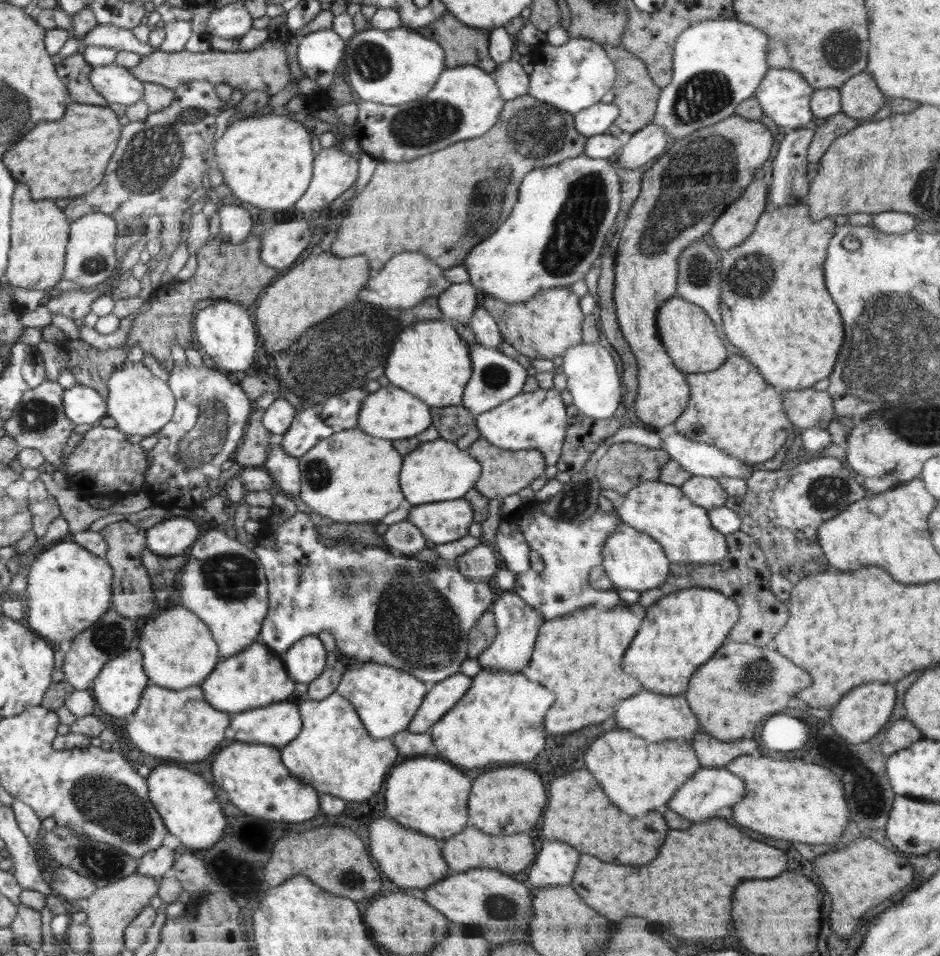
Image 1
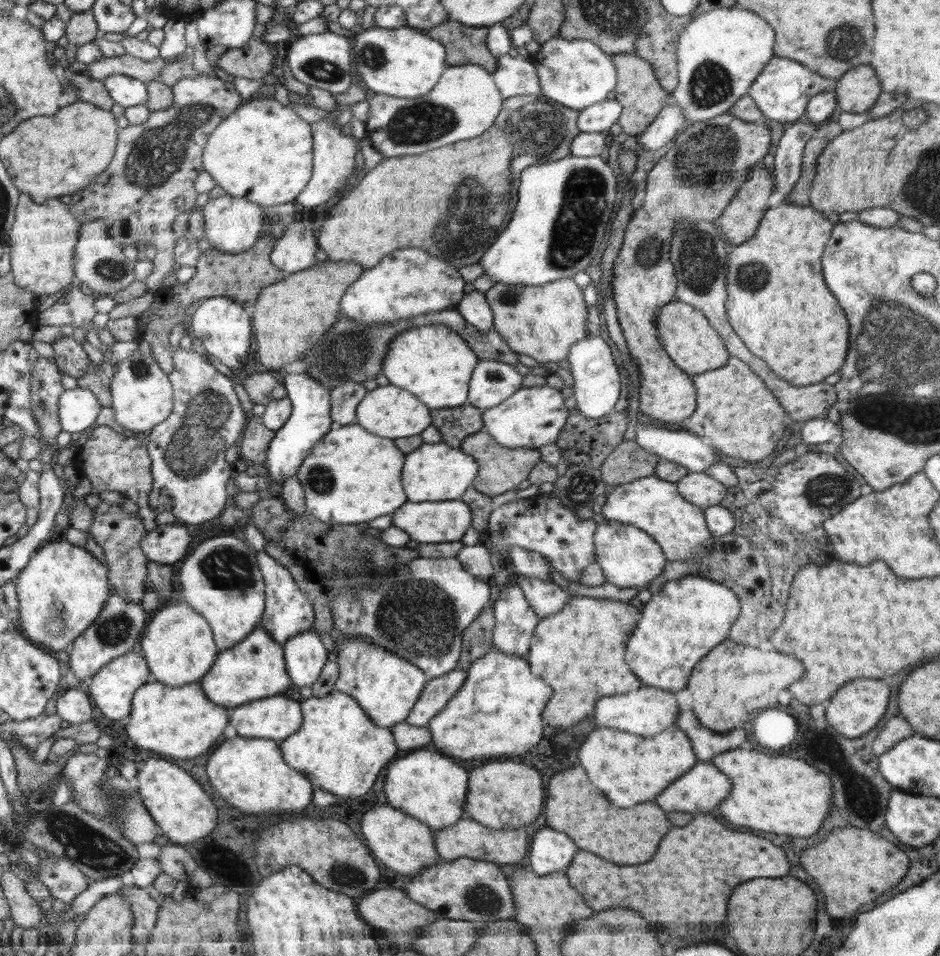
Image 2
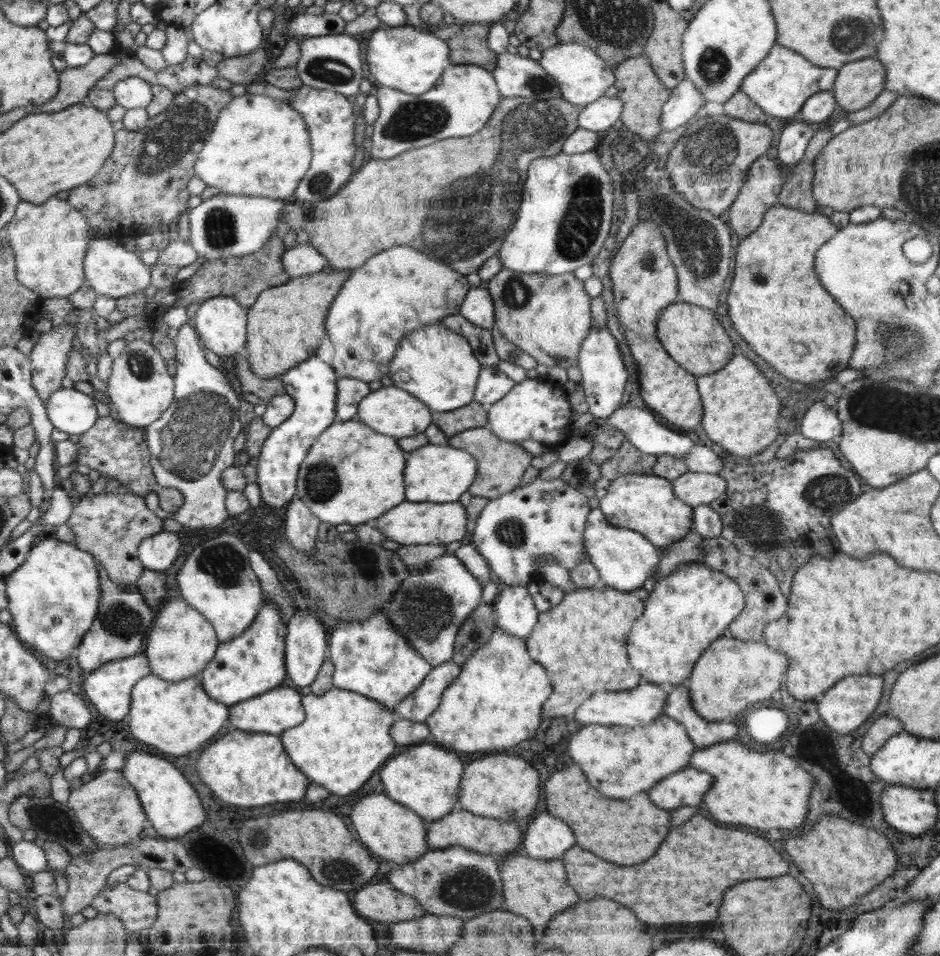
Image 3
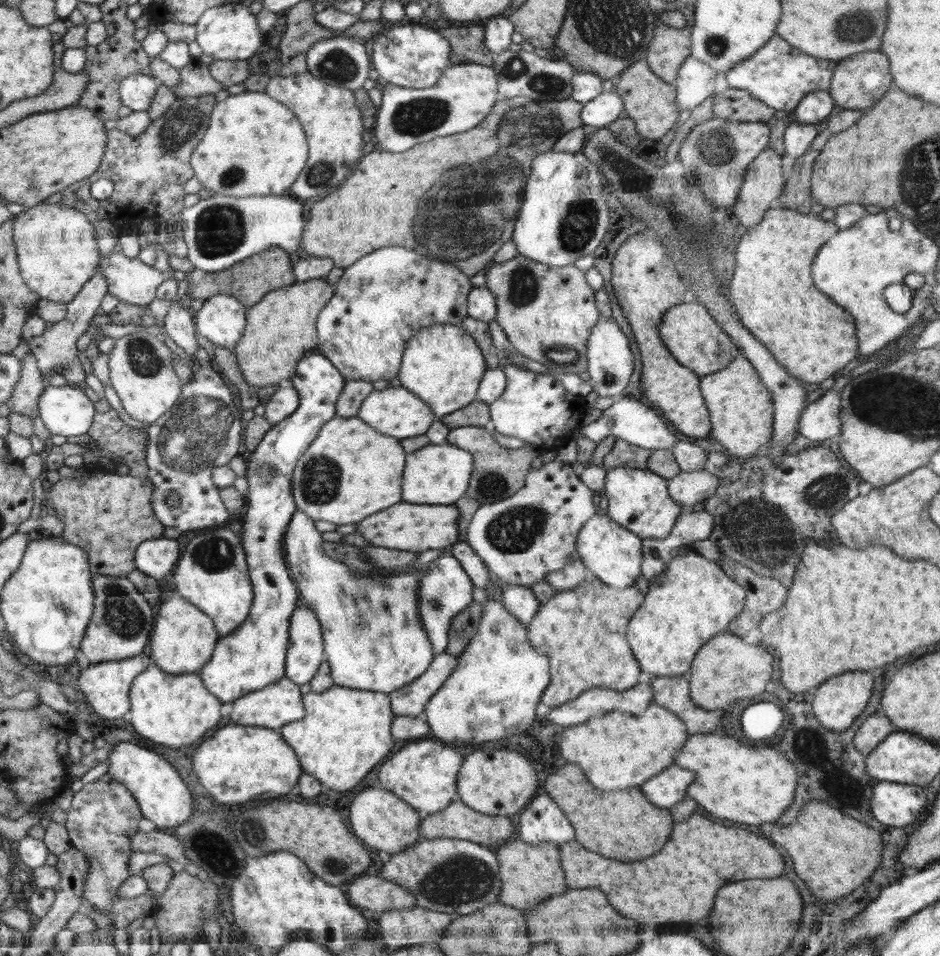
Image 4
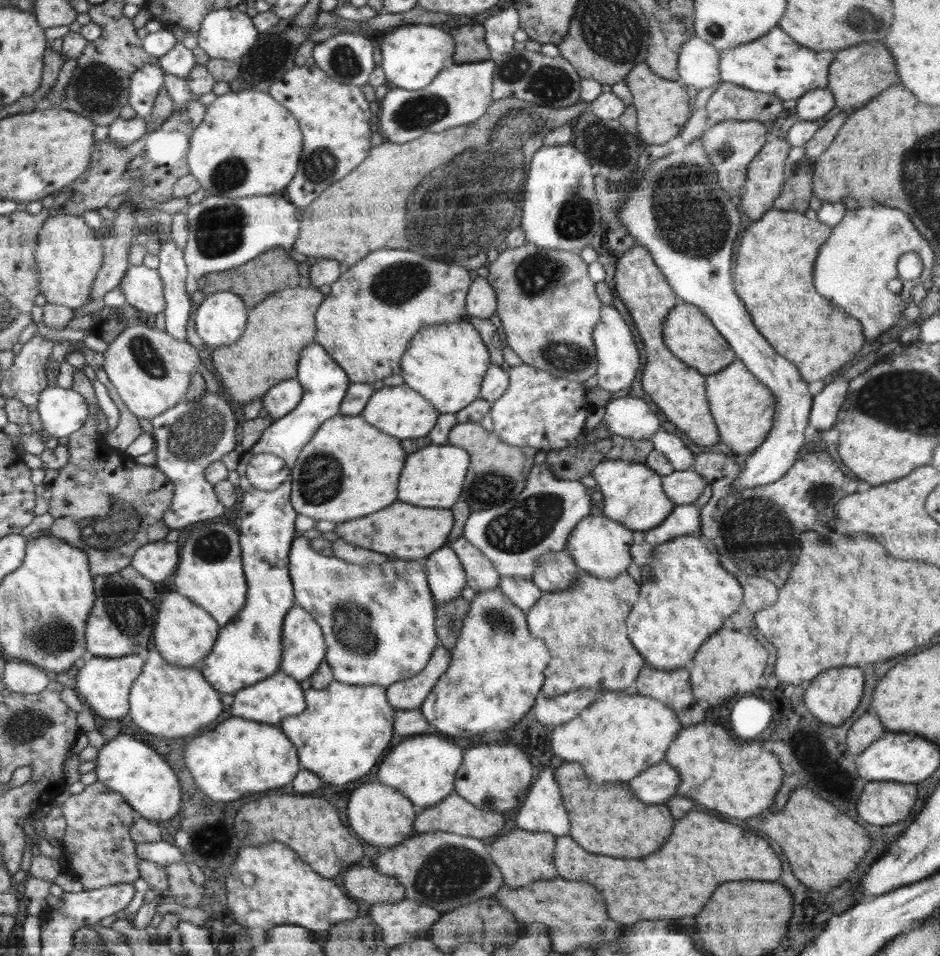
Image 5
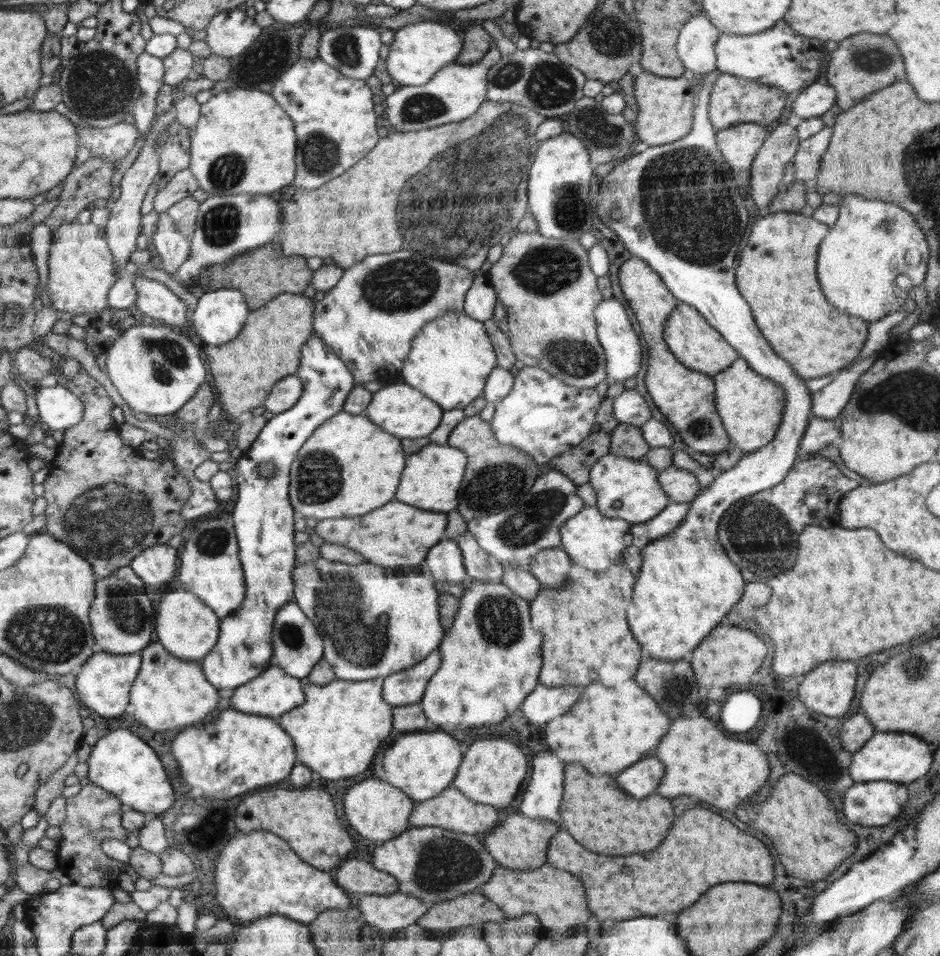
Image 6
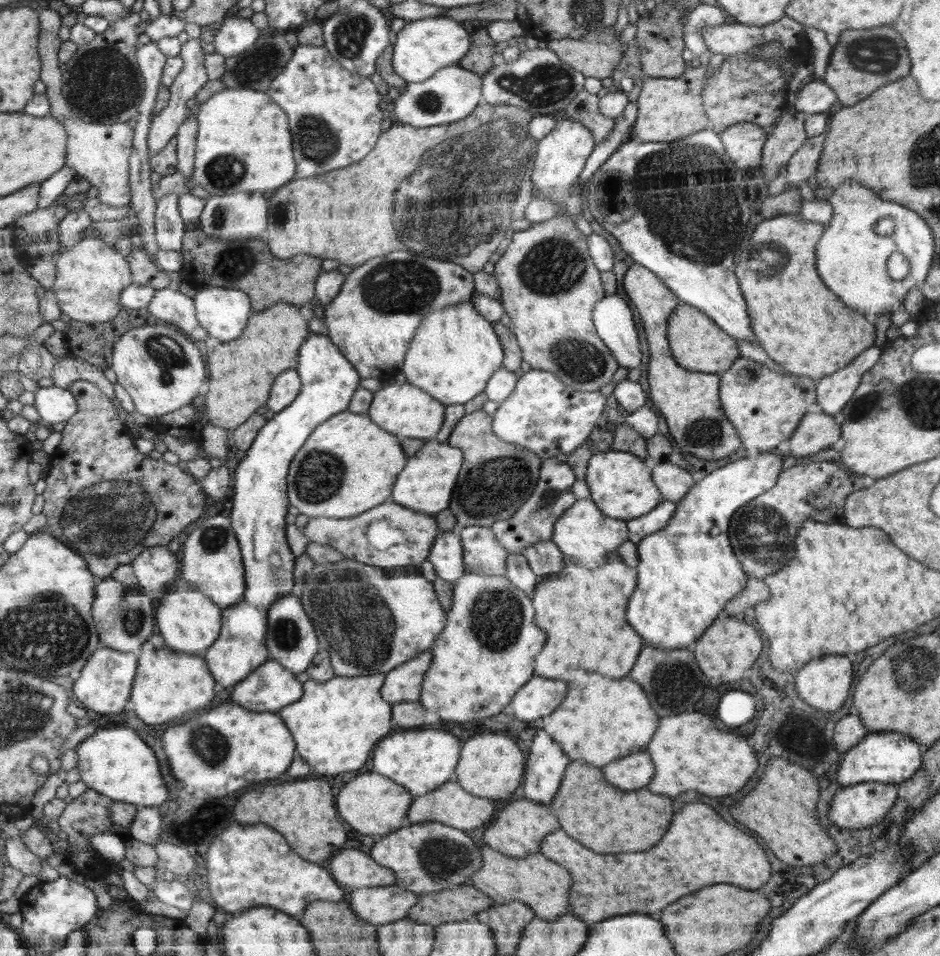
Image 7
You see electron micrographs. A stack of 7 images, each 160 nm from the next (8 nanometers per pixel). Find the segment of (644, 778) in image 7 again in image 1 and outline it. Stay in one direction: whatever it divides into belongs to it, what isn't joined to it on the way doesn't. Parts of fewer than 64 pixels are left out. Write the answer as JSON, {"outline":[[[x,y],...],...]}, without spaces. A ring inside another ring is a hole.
{"outline":[[[701,767],[676,791],[668,808],[694,823],[708,822],[718,816],[720,808],[738,804],[744,798],[745,788],[744,779],[724,767]]]}

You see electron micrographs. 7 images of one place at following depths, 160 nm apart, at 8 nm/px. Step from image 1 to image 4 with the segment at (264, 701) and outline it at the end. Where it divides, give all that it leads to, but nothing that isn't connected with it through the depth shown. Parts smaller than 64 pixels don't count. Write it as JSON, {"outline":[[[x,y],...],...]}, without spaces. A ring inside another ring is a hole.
{"outline":[[[312,350],[297,363],[297,372],[288,382],[300,393],[300,406],[288,419],[272,425],[257,448],[245,456],[248,511],[244,528],[236,529],[238,533],[242,530],[240,535],[248,553],[247,561],[254,584],[253,607],[241,626],[218,640],[212,658],[198,671],[205,687],[226,702],[234,702],[284,677],[288,624],[291,623],[292,612],[297,611],[298,598],[295,582],[292,582],[282,558],[282,538],[296,512],[293,471],[322,426],[337,416],[337,400],[346,380],[328,357],[318,350]],[[263,464],[269,464],[274,469],[274,476],[270,480],[264,480],[256,473]]]}

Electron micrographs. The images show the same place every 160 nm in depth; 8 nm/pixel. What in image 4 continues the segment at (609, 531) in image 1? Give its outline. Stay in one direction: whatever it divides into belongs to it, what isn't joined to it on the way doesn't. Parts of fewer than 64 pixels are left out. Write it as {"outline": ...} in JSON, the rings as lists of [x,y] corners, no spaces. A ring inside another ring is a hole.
{"outline":[[[558,460],[544,463],[542,468],[532,469],[527,474],[524,486],[513,496],[492,504],[484,504],[477,509],[467,528],[466,543],[476,551],[503,585],[531,587],[542,606],[558,592],[557,588],[544,581],[547,573],[560,570],[571,561],[571,556],[576,555],[576,539],[582,525],[596,515],[593,494],[594,492],[579,480],[578,472],[572,465]]]}

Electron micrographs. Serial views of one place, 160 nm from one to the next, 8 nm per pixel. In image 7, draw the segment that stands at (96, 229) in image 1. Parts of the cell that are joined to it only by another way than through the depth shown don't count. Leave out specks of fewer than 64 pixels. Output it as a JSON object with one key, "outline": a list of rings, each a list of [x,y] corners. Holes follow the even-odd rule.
{"outline":[[[169,286],[160,290],[155,289],[154,296],[146,307],[160,322],[175,324],[196,342],[204,343],[209,337],[209,333],[198,322],[196,302],[178,289]]]}

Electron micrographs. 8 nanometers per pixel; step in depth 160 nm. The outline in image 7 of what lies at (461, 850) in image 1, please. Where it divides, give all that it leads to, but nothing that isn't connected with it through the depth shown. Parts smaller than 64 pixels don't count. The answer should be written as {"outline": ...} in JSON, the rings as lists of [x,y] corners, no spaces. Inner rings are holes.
{"outline":[[[449,780],[424,796],[414,797],[413,803],[409,806],[405,822],[416,824],[434,821],[463,831],[472,830],[472,828],[478,828],[478,826],[492,820],[496,811],[495,804],[494,800],[483,796],[474,796],[464,790],[457,782]]]}

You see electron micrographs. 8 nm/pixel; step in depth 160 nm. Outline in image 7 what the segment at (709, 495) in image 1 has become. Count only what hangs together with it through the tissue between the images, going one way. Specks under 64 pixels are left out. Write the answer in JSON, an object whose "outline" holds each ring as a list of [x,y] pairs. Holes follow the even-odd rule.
{"outline":[[[670,461],[652,466],[651,476],[658,487],[659,496],[663,501],[680,503],[688,491],[694,487],[692,474]]]}

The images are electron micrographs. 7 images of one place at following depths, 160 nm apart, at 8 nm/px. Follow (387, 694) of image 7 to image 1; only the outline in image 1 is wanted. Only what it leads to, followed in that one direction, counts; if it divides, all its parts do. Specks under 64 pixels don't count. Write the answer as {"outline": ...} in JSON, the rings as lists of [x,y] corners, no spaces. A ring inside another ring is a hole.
{"outline":[[[458,672],[437,682],[426,693],[407,730],[414,734],[428,732],[466,694],[472,679]]]}

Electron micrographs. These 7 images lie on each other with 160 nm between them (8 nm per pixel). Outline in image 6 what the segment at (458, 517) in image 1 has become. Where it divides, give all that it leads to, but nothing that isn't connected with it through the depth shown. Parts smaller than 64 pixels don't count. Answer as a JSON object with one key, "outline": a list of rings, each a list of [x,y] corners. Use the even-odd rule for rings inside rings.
{"outline":[[[394,500],[376,512],[368,512],[366,516],[317,520],[314,530],[325,542],[344,545],[359,552],[368,563],[381,567],[418,567],[430,548],[444,540],[447,522],[447,513],[424,512]]]}

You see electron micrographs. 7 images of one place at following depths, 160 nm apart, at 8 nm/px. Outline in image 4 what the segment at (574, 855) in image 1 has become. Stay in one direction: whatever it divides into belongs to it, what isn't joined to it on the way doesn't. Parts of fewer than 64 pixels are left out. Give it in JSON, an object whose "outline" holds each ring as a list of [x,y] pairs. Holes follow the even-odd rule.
{"outline":[[[542,788],[521,811],[518,834],[524,842],[536,846],[541,842],[564,844],[574,840],[574,830],[562,810],[542,794]]]}

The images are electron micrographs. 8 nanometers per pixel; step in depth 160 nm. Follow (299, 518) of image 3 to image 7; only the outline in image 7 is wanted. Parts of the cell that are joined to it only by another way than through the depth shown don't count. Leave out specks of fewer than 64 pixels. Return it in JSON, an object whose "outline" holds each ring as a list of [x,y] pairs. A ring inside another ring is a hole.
{"outline":[[[461,528],[438,534],[427,560],[432,562],[438,577],[454,584],[466,571]],[[344,558],[335,563],[315,565],[305,574],[300,592],[302,603],[306,604],[305,612],[314,616],[314,628],[318,628],[322,644],[326,644],[335,676],[385,675],[430,649],[447,623],[446,613],[437,599],[433,584],[422,576],[417,566],[392,569],[370,566]]]}

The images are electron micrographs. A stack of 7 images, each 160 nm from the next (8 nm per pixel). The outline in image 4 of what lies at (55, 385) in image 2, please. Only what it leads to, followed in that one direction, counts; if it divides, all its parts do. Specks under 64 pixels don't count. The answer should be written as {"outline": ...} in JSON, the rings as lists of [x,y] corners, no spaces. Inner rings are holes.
{"outline":[[[97,272],[84,287],[81,288],[80,294],[76,298],[67,303],[67,313],[64,320],[53,323],[39,337],[29,339],[30,350],[37,359],[37,367],[40,375],[48,382],[48,378],[52,377],[50,372],[53,372],[54,366],[65,366],[72,360],[78,357],[79,349],[76,348],[76,341],[82,334],[88,330],[88,326],[96,314],[96,310],[101,306],[101,300],[109,294],[109,285],[106,282],[106,277],[102,273]]]}

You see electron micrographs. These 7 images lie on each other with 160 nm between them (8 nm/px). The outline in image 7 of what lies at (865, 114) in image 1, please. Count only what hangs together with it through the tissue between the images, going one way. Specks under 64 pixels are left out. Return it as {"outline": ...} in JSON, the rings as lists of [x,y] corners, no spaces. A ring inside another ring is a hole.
{"outline":[[[890,26],[870,28],[870,30],[854,30],[843,32],[839,35],[838,44],[833,46],[830,61],[824,73],[824,82],[832,87],[837,94],[838,102],[844,106],[852,106],[866,96],[870,96],[880,86],[886,86],[888,82],[900,80],[910,74],[910,58],[904,46],[904,40],[898,36],[898,32]],[[852,42],[854,52],[858,58],[852,58]]]}

